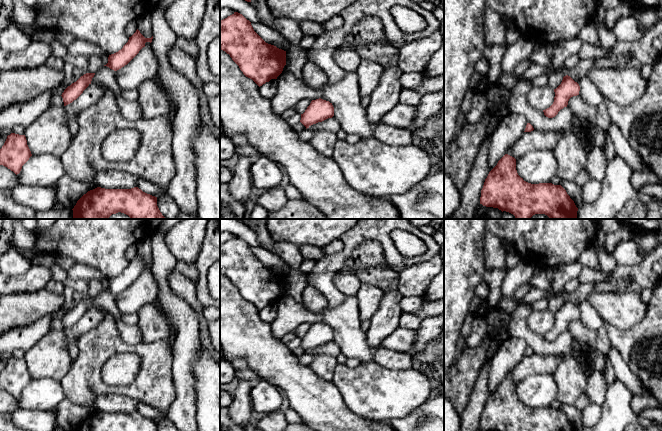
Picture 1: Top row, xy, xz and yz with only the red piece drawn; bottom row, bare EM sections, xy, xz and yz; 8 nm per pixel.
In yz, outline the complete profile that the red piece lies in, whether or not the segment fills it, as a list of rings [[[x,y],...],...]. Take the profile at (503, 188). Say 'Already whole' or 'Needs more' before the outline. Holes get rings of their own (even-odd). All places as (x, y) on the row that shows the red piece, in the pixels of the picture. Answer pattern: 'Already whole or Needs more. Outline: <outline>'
Already whole. Outline: [[[505,154],[489,172],[481,190],[480,204],[509,212],[516,219],[531,219],[535,214],[545,214],[550,219],[577,219],[574,201],[561,185],[552,183],[531,184],[523,180],[516,170],[516,159]]]

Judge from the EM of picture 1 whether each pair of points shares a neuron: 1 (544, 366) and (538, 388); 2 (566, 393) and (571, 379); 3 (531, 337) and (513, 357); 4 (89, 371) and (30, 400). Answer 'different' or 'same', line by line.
1: different
2: same
3: different
4: different

